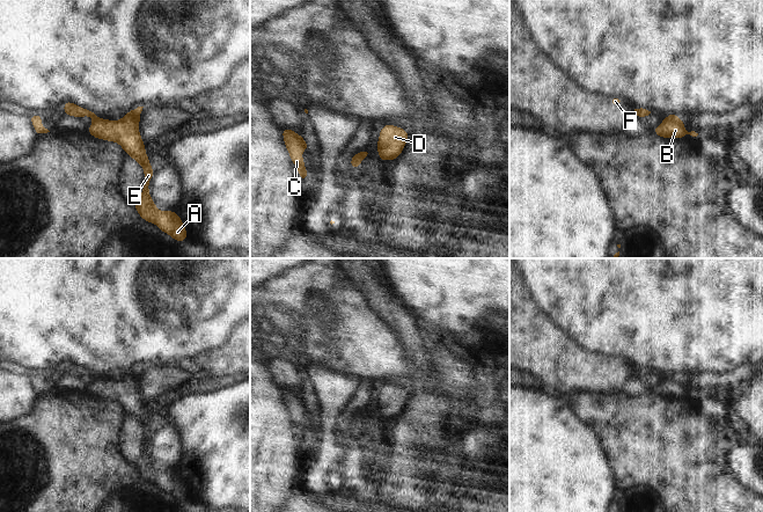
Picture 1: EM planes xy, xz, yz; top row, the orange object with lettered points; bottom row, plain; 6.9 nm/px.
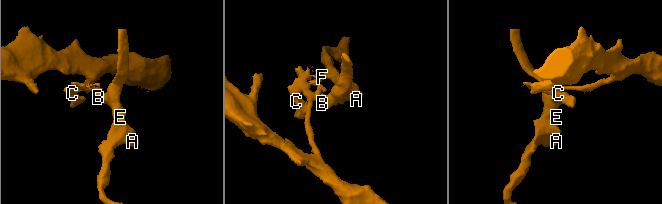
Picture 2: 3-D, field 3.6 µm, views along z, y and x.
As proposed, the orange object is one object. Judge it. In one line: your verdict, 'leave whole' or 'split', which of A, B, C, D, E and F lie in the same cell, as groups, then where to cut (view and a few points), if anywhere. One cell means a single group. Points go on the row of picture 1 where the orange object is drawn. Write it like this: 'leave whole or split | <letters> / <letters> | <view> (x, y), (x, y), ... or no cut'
split | A B D E / C F | xy (97, 117), (94, 121)

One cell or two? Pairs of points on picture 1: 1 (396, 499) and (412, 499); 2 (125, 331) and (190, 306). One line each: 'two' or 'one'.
1: one
2: one

